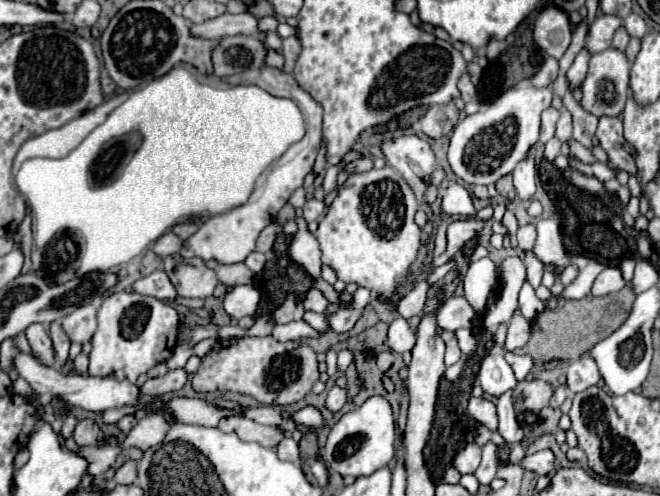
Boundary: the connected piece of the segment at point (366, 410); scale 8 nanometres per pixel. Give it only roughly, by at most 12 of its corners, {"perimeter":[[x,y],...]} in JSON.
{"perimeter":[[373,396],[341,416],[325,464],[369,476],[395,454],[395,420]]}

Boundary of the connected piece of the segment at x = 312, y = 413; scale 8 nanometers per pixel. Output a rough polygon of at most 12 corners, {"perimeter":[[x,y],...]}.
{"perimeter":[[303,406],[289,418],[297,426],[319,430],[325,426],[321,410]]}

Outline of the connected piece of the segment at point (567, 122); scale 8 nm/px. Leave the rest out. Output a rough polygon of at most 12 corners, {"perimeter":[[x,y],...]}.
{"perimeter":[[563,110],[555,136],[561,142],[571,138],[571,114]]}

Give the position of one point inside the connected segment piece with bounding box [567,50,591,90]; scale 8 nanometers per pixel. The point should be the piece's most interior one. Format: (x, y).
(576, 74)

